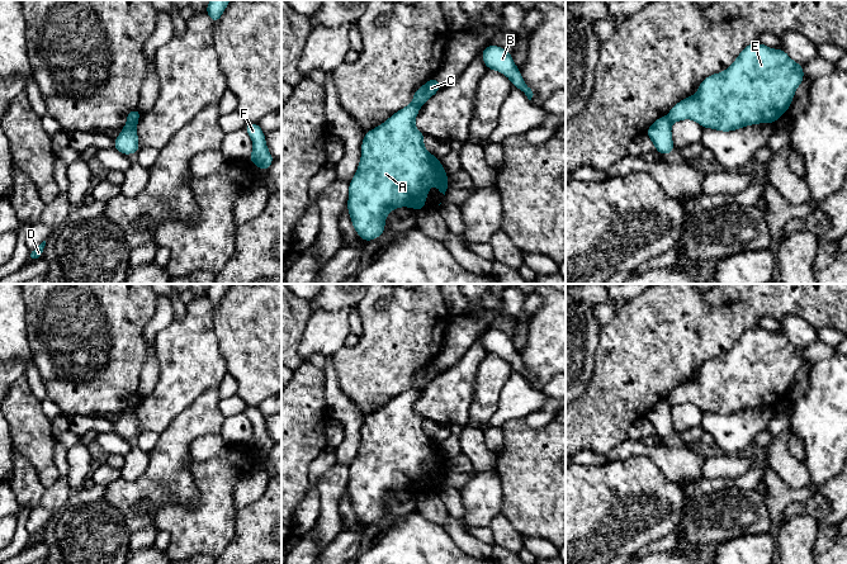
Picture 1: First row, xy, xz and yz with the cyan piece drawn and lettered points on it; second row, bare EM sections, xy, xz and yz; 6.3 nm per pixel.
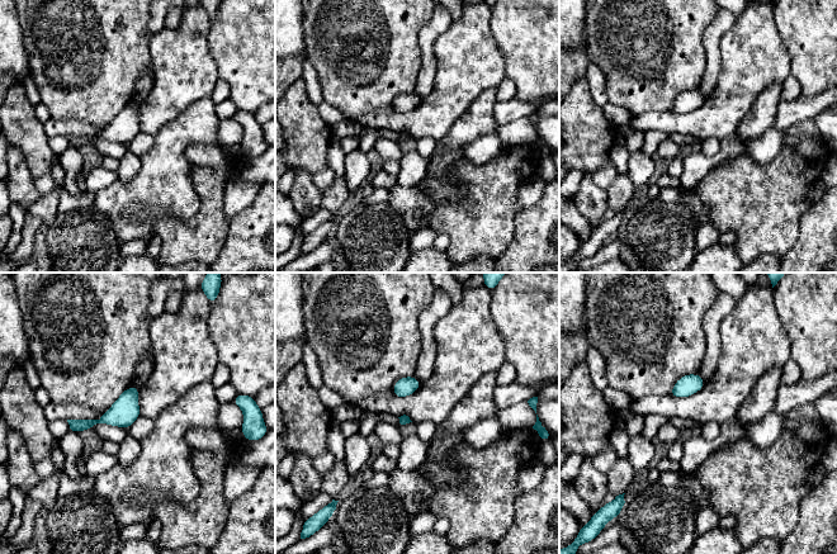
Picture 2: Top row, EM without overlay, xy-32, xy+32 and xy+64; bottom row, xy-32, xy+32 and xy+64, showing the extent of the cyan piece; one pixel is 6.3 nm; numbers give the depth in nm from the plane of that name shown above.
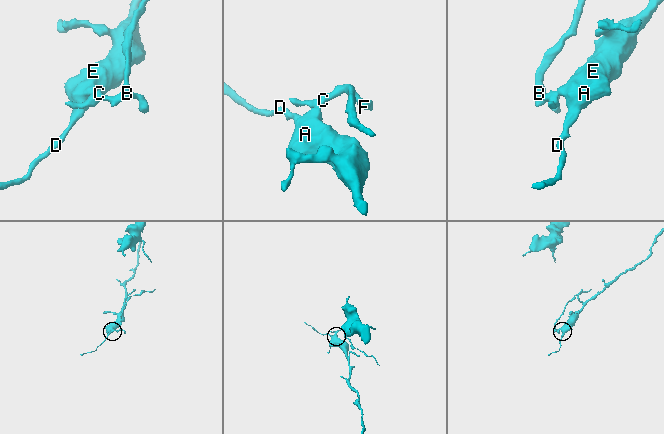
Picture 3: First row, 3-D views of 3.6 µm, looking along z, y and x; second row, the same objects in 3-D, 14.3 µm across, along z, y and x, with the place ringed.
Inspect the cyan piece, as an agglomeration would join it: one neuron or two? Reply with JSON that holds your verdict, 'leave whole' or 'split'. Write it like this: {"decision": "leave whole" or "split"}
{"decision": "split"}

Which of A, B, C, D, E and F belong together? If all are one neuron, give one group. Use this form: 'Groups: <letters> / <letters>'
Groups: A D E / B C F

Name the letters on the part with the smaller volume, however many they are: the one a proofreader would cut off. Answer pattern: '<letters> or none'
B, C, F

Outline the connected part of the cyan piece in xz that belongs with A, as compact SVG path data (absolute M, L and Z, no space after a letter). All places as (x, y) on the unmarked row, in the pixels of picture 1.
M411 388L392 398L388 404L364 418L358 454L349 468L346 492L358 520L369 526L385 516L385 502L396 492L425 492L429 471L436 469L445 479L448 456L439 441L424 431L425 418L415 412L421 389Z

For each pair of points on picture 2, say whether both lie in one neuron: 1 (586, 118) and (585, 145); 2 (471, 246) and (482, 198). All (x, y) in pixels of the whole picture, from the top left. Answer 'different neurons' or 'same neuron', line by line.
1: same neuron
2: same neuron

